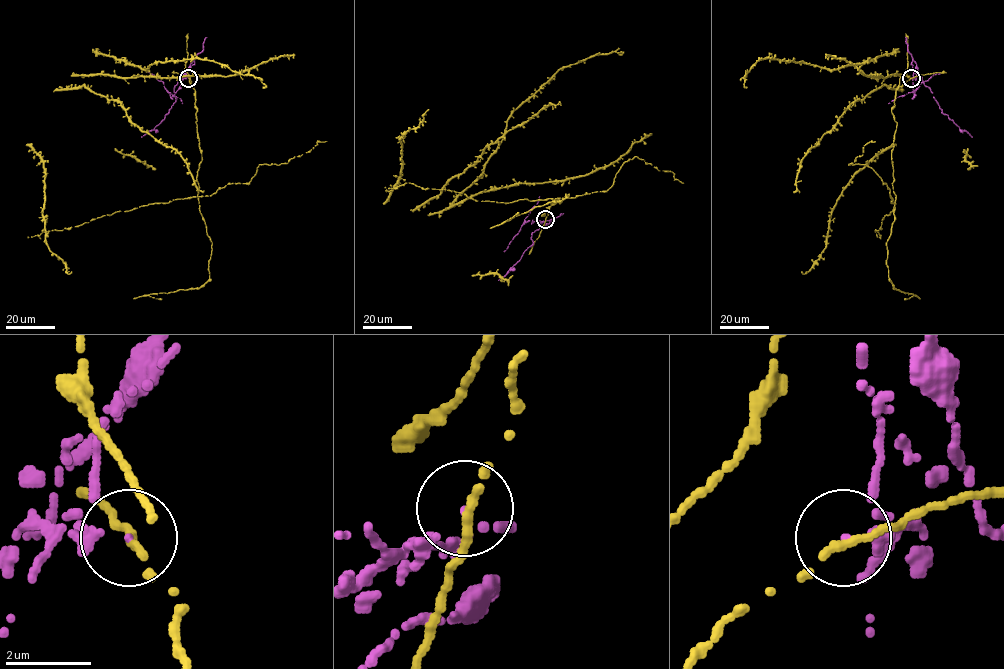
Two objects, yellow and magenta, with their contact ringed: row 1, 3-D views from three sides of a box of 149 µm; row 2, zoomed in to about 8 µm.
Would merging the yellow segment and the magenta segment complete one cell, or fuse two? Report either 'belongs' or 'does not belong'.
does not belong

